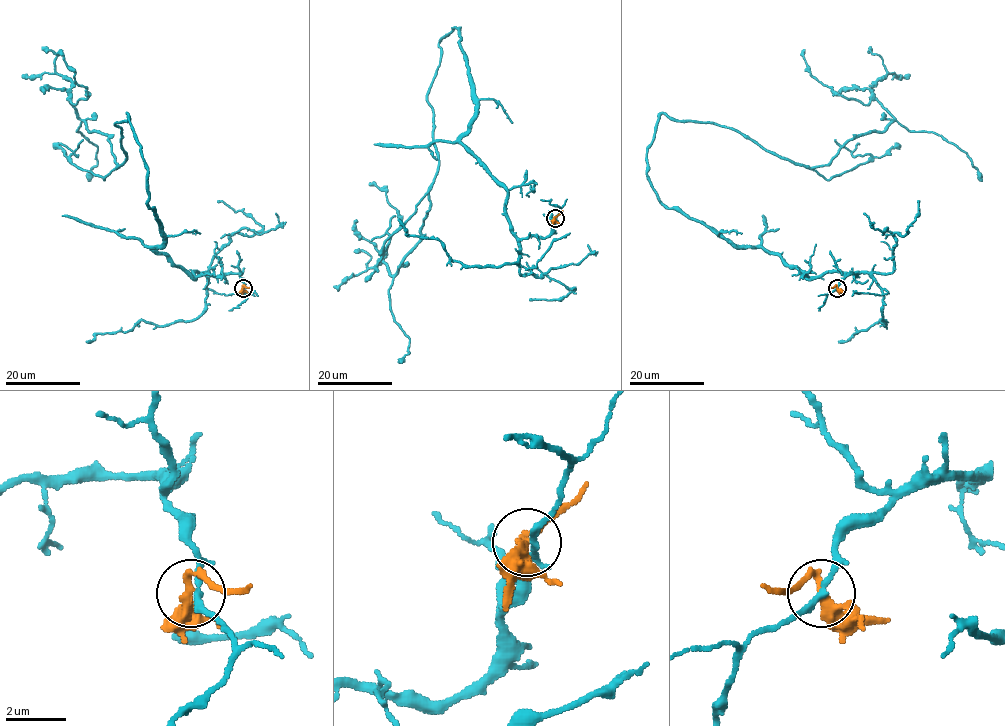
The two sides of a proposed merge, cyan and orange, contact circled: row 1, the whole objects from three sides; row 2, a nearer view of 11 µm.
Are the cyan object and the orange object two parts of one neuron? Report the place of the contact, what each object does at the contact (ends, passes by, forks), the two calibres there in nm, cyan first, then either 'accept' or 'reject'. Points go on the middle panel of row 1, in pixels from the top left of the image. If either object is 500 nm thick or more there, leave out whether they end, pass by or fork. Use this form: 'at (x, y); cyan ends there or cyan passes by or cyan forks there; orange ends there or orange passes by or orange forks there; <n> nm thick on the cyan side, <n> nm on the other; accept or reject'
at (555, 218); cyan passes by; orange passes by; 180 nm thick on the cyan side, 320 nm on the other; reject

